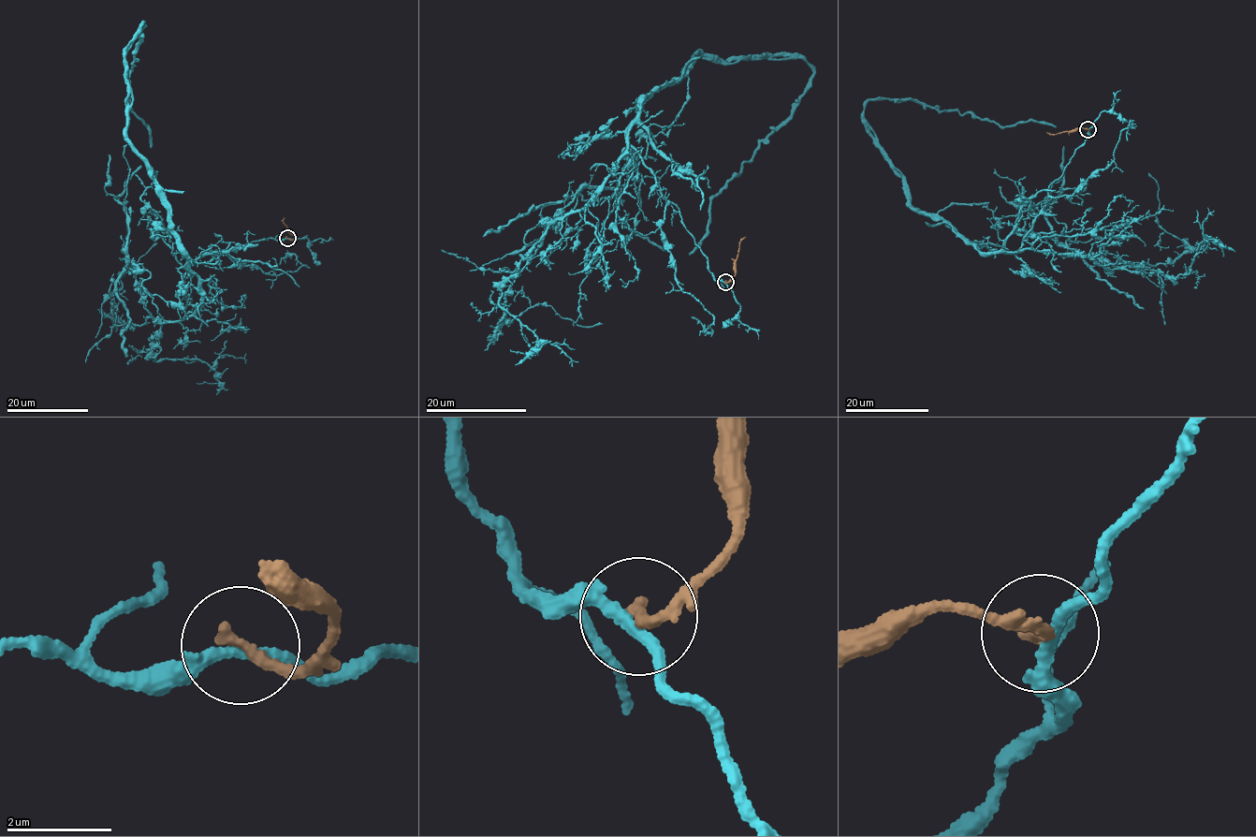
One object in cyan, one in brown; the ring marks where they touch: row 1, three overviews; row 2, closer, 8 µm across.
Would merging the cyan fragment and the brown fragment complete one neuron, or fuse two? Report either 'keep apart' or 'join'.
keep apart

